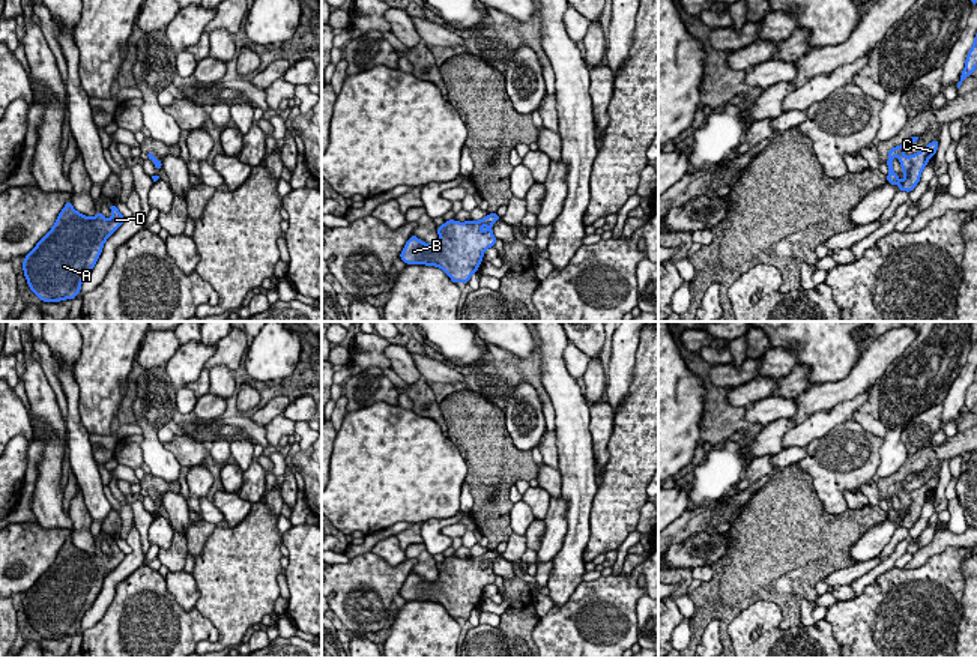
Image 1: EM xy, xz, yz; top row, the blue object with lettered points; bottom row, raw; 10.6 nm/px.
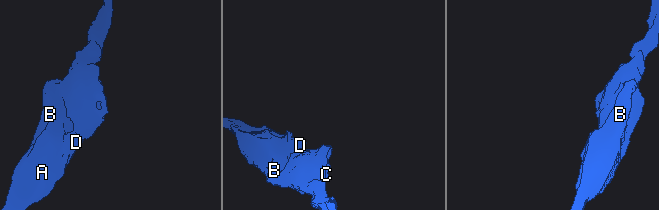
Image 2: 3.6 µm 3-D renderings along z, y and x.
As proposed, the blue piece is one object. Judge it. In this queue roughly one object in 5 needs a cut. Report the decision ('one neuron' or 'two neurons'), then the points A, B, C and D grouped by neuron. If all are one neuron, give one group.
one neuron; A B C D

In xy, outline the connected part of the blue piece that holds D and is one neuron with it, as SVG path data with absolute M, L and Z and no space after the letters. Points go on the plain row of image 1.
M68 538L53 565L26 592L26 596L21 599L24 613L30 626L42 638L60 638L77 634L81 626L81 619L95 604L105 577L119 566L125 557L125 553L114 541L110 541L110 547L113 550L110 556L104 554L101 548L89 554L77 548L72 539Z

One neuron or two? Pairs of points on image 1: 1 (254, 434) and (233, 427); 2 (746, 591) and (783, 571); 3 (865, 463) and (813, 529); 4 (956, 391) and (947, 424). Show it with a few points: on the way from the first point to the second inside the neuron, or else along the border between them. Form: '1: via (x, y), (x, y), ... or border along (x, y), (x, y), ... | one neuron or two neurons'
1: via (250, 430), (238, 427) | one neuron
2: via (755, 582), (765, 571), (774, 571) | one neuron
3: border along (810, 479), (828, 513), (842, 513), (848, 508) | two neurons
4: via (955, 398), (949, 416) | one neuron

